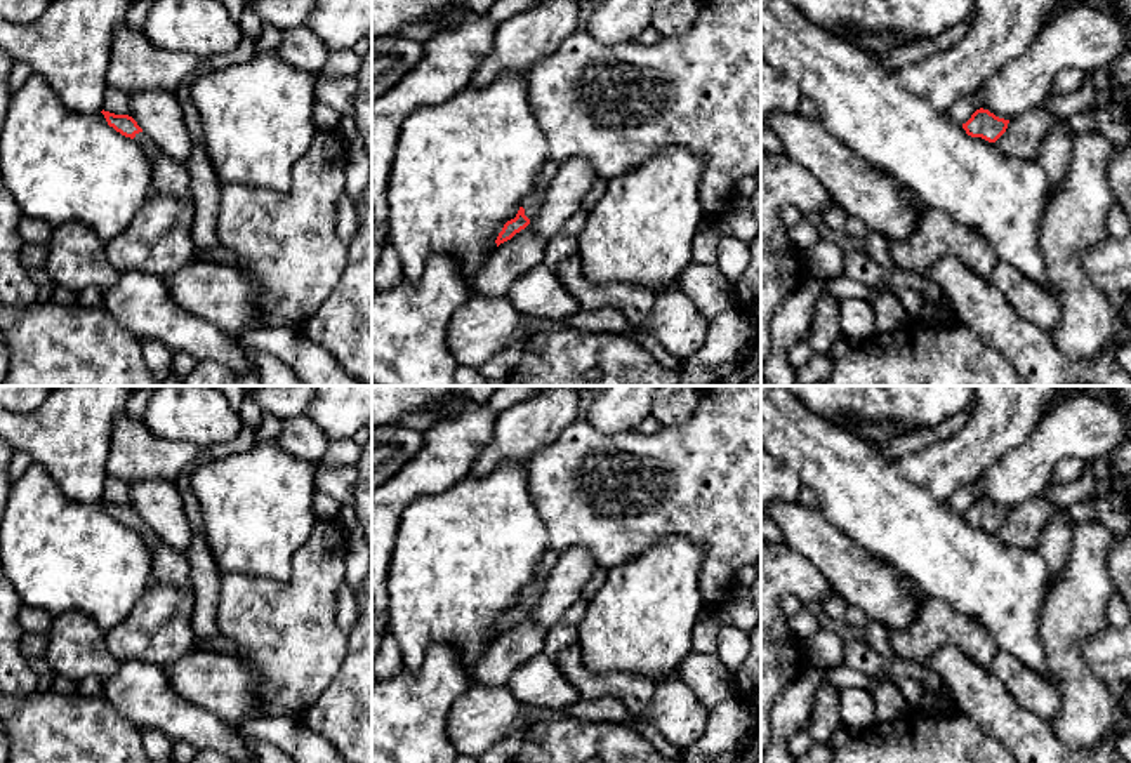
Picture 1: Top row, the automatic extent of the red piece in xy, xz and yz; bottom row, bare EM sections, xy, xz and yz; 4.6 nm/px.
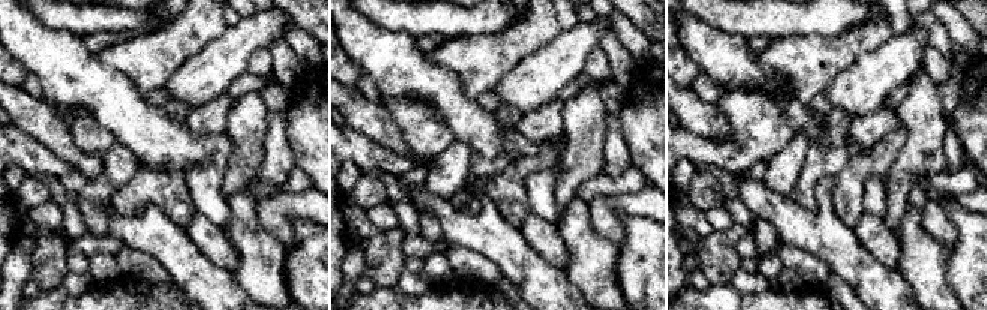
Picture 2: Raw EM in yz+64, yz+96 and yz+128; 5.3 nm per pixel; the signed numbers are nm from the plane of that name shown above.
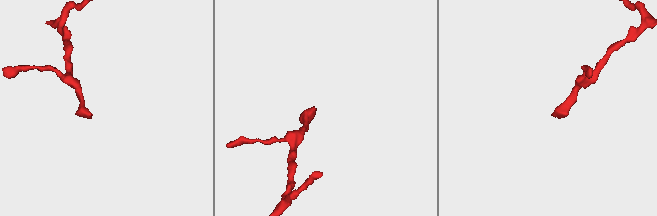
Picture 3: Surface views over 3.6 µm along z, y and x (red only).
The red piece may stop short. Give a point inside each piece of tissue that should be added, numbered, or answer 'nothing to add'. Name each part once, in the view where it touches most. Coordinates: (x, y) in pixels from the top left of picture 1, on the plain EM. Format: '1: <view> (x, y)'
1: xz (530, 593)

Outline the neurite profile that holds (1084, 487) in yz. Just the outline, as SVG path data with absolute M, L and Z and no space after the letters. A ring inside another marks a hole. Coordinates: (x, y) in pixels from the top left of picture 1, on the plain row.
M1089 468L1074 481L1070 483L1051 483L1044 490L1046 501L1062 508L1063 511L1068 509L1074 502L1081 501L1095 501L1100 497L1098 494L1098 481Z

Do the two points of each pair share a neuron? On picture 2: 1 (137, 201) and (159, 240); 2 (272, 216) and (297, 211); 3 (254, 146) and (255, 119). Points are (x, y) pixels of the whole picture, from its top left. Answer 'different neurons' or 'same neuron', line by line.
1: different neurons
2: same neuron
3: same neuron

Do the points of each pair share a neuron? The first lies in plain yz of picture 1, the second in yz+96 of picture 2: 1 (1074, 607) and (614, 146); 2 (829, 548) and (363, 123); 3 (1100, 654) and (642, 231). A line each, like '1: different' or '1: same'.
1: same
2: same
3: different

